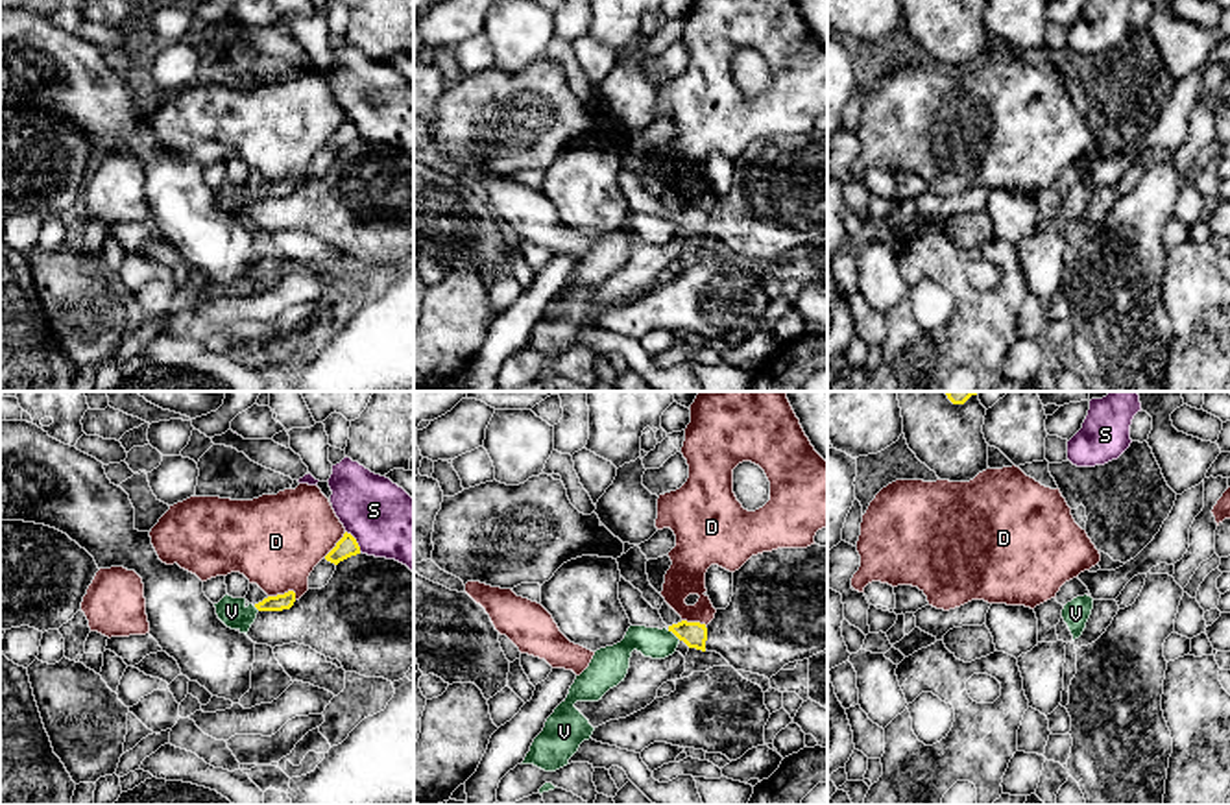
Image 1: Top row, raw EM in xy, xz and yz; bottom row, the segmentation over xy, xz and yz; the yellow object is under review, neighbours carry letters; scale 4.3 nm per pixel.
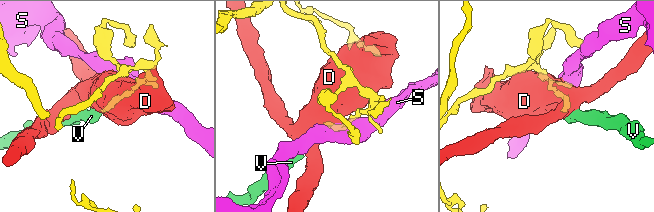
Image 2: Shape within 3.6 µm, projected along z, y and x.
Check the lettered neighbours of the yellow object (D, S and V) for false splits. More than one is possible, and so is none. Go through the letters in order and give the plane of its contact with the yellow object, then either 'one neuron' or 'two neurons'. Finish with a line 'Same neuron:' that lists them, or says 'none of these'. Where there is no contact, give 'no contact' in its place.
D: meets yellow in xy; two neurons
S: meets yellow in xy; two neurons
V: meets yellow in xz; two neurons
Same neuron: none of these

